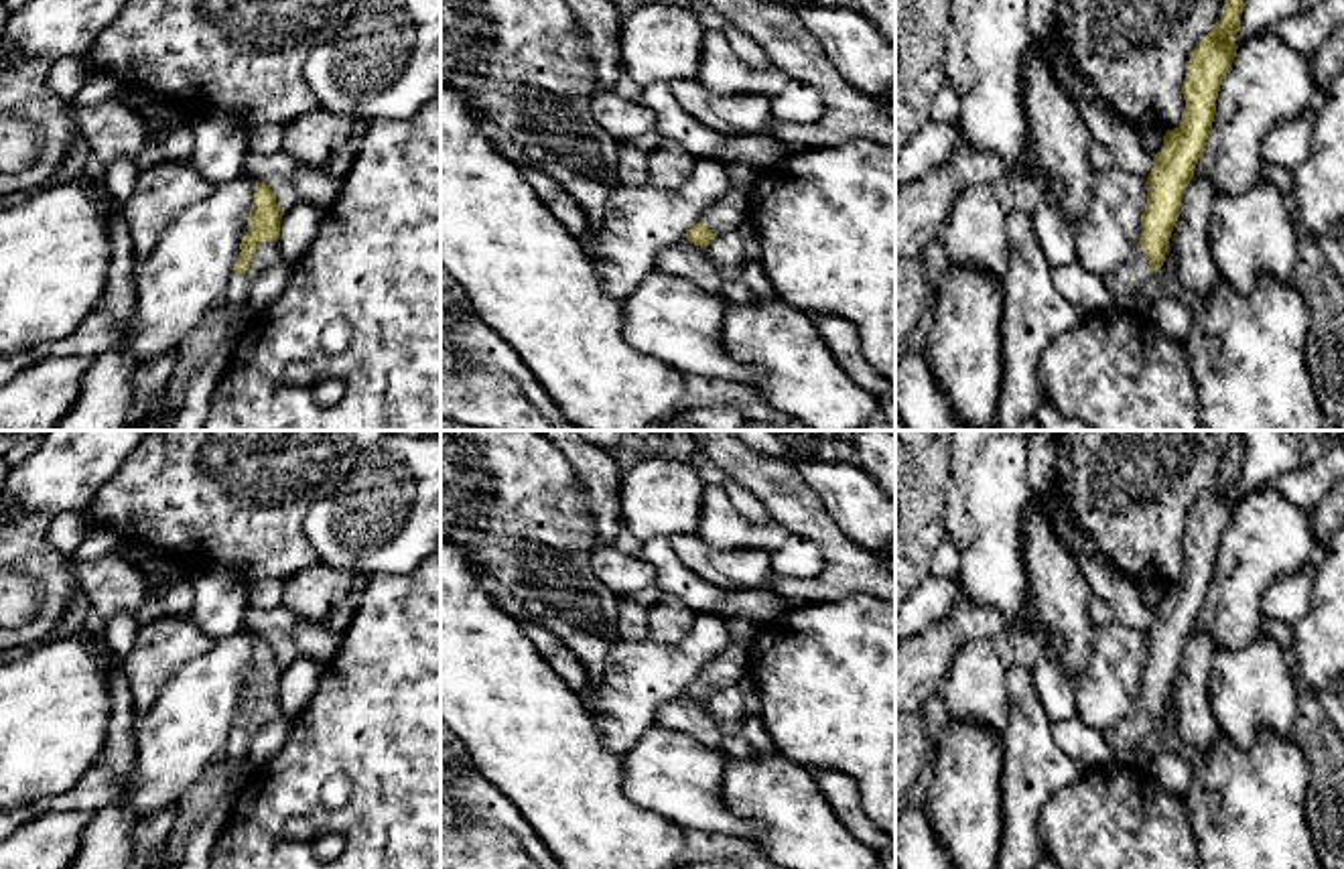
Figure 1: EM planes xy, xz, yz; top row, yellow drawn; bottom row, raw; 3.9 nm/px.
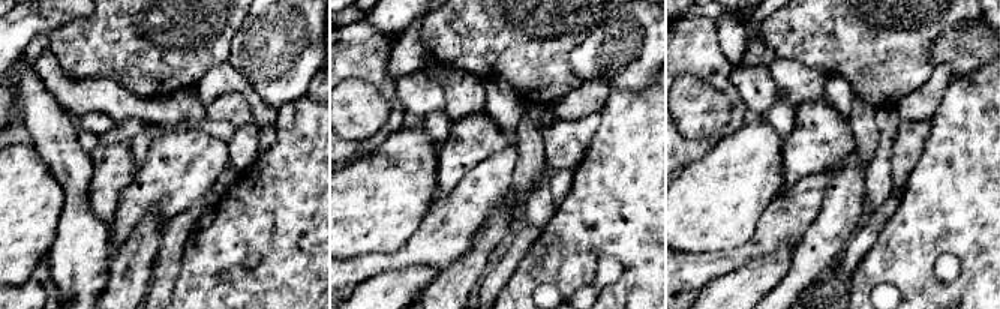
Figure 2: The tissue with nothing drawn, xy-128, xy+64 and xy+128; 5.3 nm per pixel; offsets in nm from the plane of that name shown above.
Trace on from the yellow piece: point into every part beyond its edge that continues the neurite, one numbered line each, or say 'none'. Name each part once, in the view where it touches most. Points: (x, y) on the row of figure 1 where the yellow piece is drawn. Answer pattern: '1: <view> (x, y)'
1: xy (236, 307)

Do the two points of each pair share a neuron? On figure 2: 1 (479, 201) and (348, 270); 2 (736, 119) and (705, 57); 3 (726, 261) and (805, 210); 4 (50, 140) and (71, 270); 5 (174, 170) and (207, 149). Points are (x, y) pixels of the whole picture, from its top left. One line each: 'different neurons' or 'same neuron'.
1: same neuron
2: same neuron
3: same neuron
4: same neuron
5: same neuron

